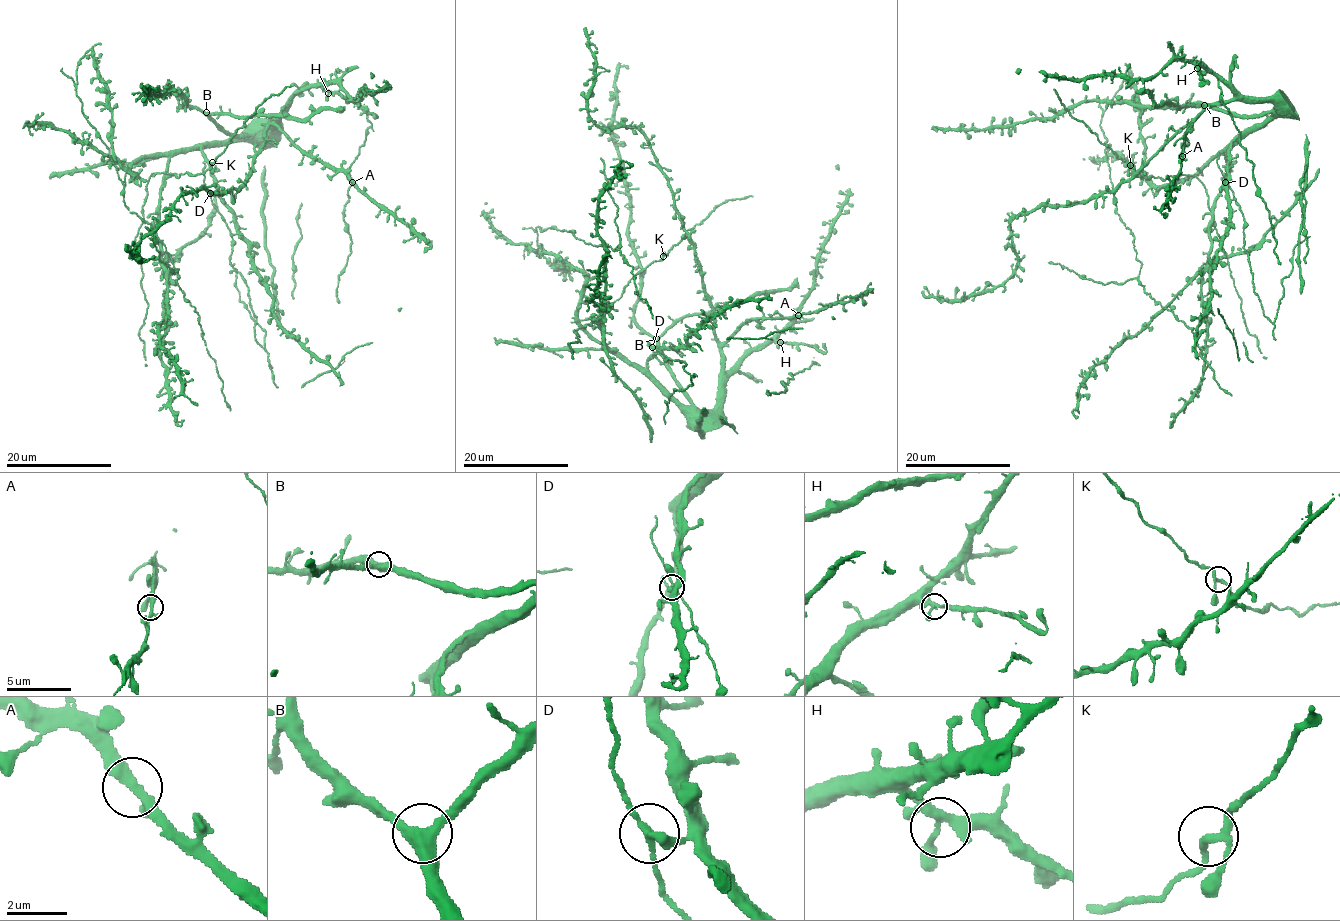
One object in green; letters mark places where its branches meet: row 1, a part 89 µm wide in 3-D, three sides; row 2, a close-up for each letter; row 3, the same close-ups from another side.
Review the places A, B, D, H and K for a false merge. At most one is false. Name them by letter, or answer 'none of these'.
none of these

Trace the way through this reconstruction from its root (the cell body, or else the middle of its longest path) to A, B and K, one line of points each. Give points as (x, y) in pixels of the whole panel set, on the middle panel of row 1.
A: (584, 328), (646, 369), (679, 402), (711, 410), (716, 402), (720, 350), (729, 339), (751, 321), (798, 315)
B: (584, 328), (598, 341), (646, 369), (677, 400), (689, 405), (691, 398), (675, 378), (656, 338)
K: (584, 328), (614, 351), (606, 347), (601, 328), (585, 325), (591, 325), (617, 300), (634, 276), (663, 256)

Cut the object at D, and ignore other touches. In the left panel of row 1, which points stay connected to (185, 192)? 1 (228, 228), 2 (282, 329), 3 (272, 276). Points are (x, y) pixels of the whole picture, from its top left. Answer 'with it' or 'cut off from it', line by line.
1: cut off from it
2: with it
3: with it

